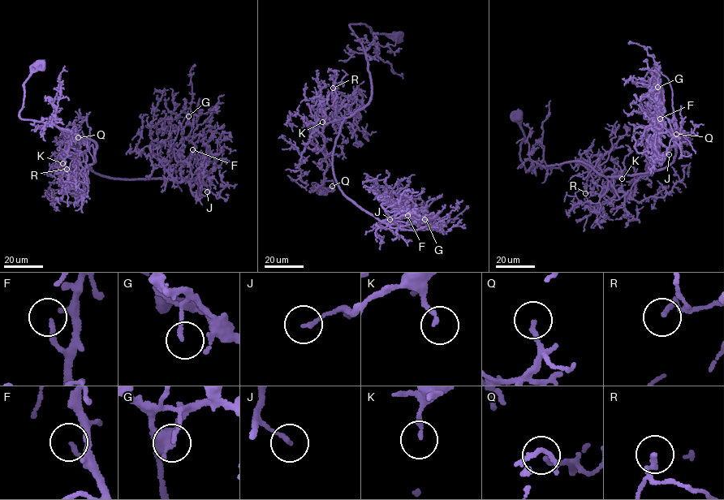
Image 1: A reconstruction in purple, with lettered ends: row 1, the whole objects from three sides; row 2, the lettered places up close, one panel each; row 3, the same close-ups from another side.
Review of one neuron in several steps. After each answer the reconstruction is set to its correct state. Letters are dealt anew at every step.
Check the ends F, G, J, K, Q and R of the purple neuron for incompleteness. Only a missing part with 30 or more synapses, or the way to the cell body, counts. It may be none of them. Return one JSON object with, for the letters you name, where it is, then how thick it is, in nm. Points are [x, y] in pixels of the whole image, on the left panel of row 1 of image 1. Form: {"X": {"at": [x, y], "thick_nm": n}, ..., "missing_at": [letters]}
{"F": {"at": [192, 149], "thick_nm": 170}, "missing_at": ["F"]}

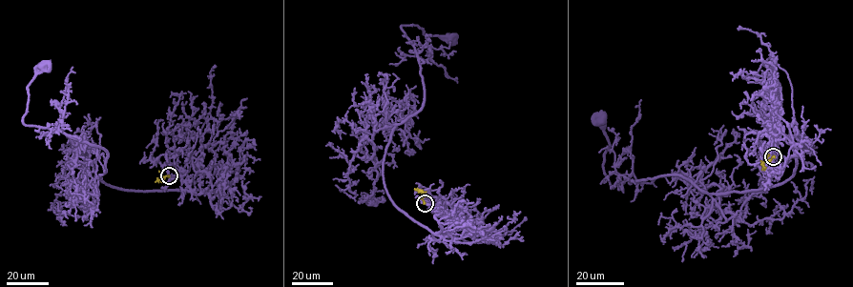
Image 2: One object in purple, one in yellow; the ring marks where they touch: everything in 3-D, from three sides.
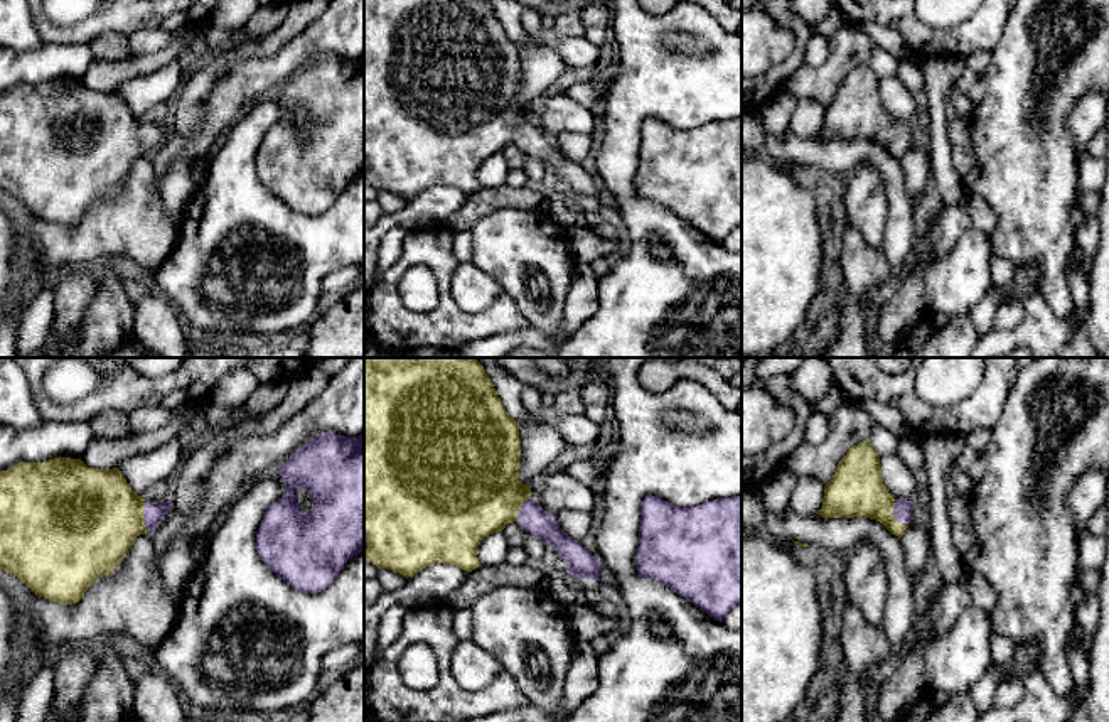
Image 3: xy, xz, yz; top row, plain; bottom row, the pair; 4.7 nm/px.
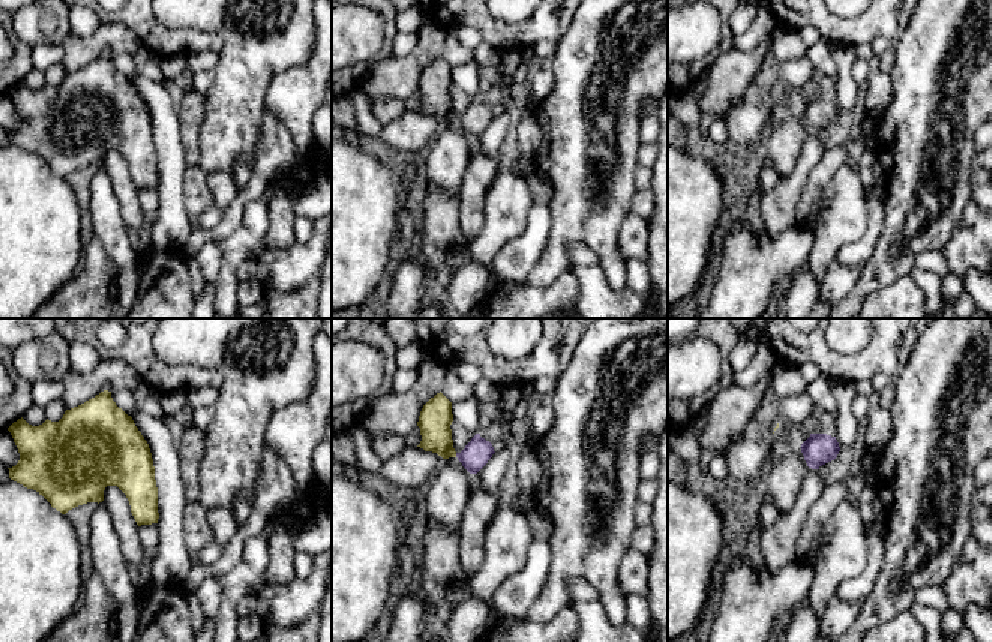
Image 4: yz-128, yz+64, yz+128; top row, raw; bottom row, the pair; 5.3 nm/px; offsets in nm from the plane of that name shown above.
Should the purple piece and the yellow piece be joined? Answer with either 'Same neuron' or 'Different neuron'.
Same neuron

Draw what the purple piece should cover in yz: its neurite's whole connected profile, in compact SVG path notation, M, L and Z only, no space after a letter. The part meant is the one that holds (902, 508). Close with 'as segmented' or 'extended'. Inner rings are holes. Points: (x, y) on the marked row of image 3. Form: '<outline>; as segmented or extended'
M866 440L851 447L824 486L824 499L816 513L822 518L865 516L880 521L892 535L902 538L908 528L912 501L895 499L881 481L880 455Z; extended

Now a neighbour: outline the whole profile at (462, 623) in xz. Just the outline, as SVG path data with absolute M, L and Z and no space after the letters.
M462 609L462 611L455 612L453 628L458 636L458 641L472 639L472 612L470 612L470 609Z

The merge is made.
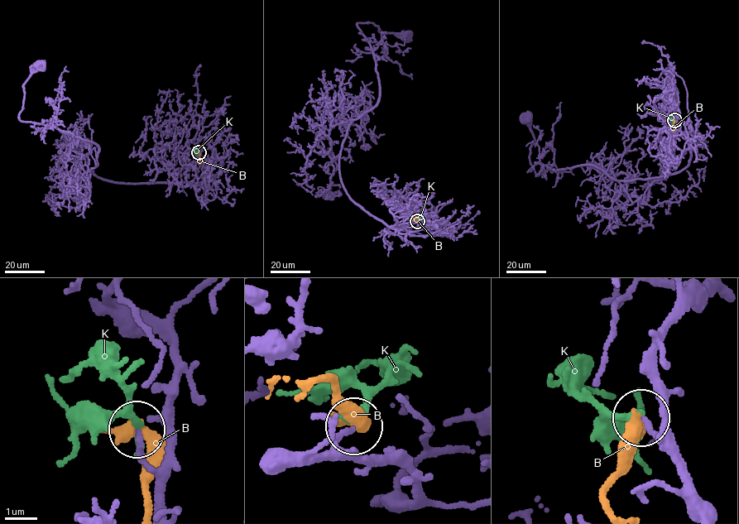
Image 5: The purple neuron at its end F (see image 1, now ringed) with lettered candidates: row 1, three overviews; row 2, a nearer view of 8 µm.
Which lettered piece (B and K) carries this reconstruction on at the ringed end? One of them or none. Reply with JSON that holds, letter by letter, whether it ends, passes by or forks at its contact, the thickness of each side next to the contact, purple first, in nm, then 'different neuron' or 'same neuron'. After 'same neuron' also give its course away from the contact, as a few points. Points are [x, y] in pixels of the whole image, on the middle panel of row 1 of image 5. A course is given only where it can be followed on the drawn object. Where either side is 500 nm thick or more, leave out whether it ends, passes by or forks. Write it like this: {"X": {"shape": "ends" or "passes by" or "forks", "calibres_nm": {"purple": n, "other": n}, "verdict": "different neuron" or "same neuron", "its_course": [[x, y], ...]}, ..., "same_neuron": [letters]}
{"B": {"shape": "passes by", "calibres_nm": {"purple": 190, "other": 360}, "verdict": "different neuron"}, "K": {"shape": "passes by", "calibres_nm": {"purple": 190, "other": 160}, "verdict": "same neuron"}, "same_neuron": ["K"]}

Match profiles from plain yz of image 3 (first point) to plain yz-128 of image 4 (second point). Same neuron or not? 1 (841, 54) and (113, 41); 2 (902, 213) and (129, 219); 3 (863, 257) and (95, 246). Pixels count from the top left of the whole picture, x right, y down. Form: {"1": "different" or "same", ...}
{"1": "same", "2": "same", "3": "same"}

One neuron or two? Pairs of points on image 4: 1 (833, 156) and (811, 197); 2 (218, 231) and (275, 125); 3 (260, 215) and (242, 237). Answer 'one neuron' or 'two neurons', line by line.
1: one neuron
2: one neuron
3: one neuron

